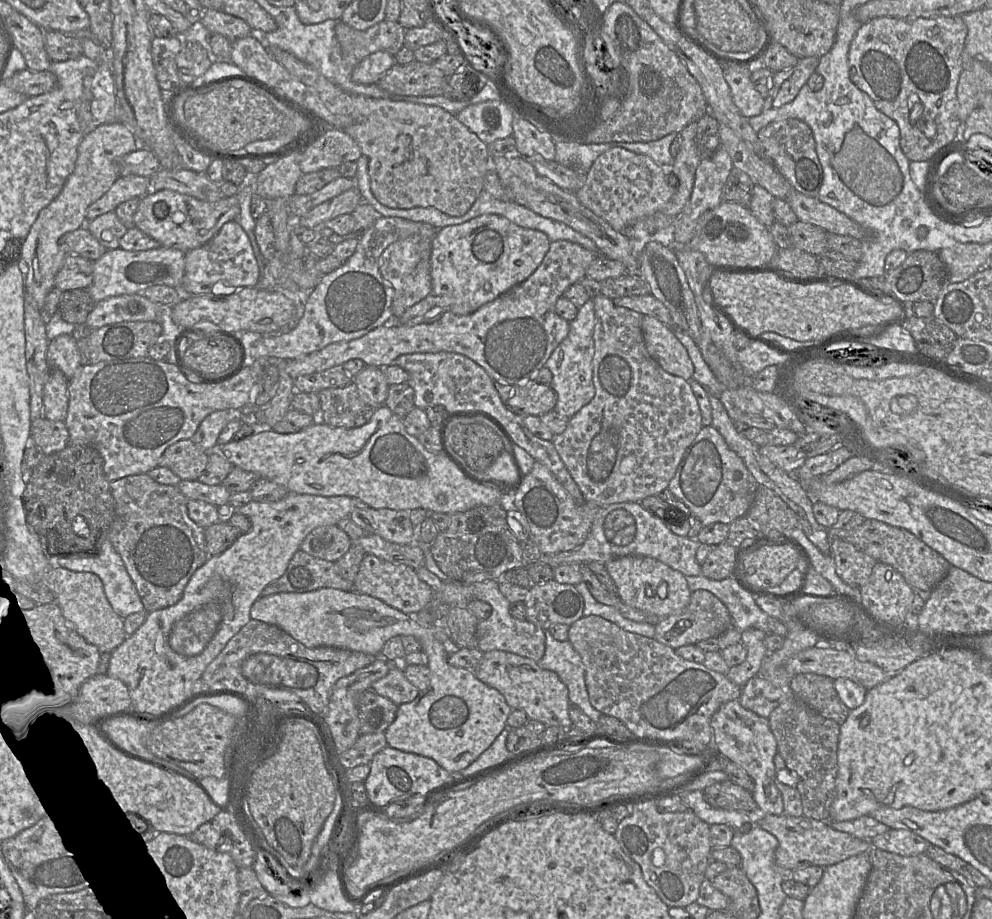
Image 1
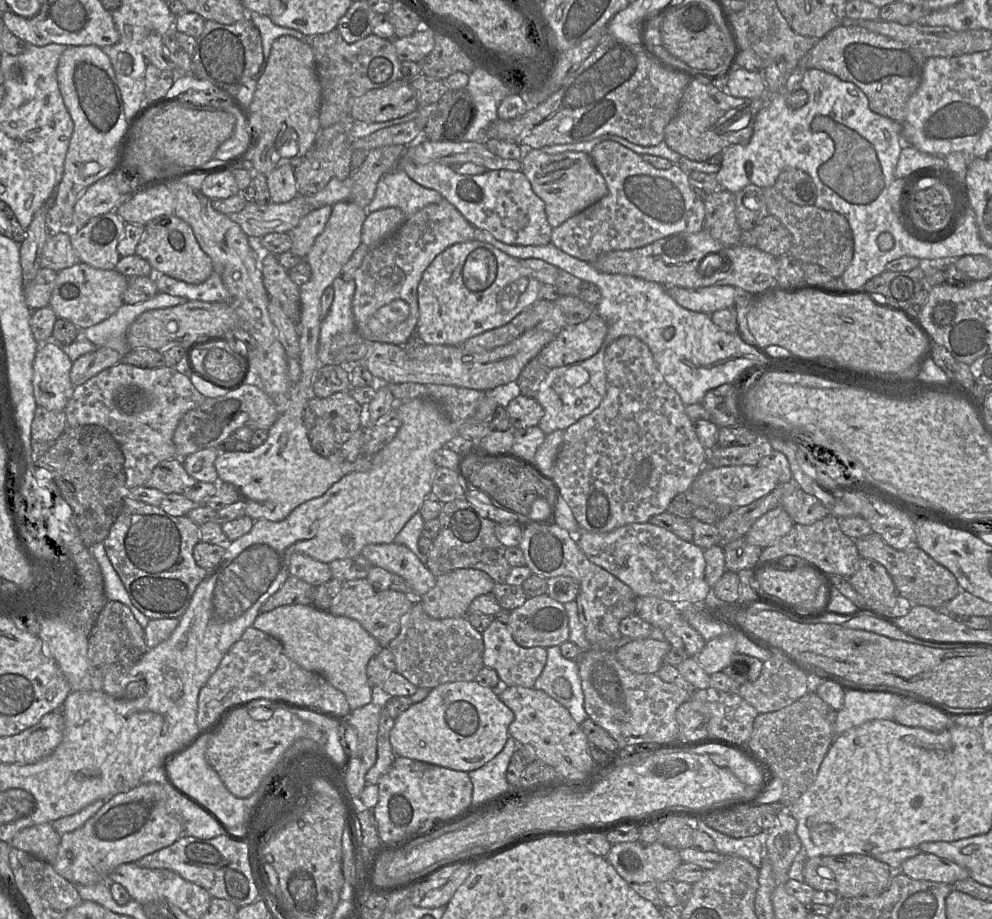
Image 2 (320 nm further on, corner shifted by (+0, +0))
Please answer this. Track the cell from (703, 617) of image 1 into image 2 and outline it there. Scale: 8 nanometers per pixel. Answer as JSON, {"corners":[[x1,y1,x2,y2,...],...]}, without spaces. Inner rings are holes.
{"corners":[[655,638,635,639,614,651,618,662,627,670,648,674,656,673,663,664,664,656,672,648,665,640]]}

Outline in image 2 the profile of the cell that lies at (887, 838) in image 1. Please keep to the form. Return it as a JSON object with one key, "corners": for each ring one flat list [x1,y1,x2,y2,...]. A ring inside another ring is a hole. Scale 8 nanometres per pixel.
{"corners":[[921,852,903,862,900,871,916,880,954,885,957,881,970,878,969,871,946,858]]}

